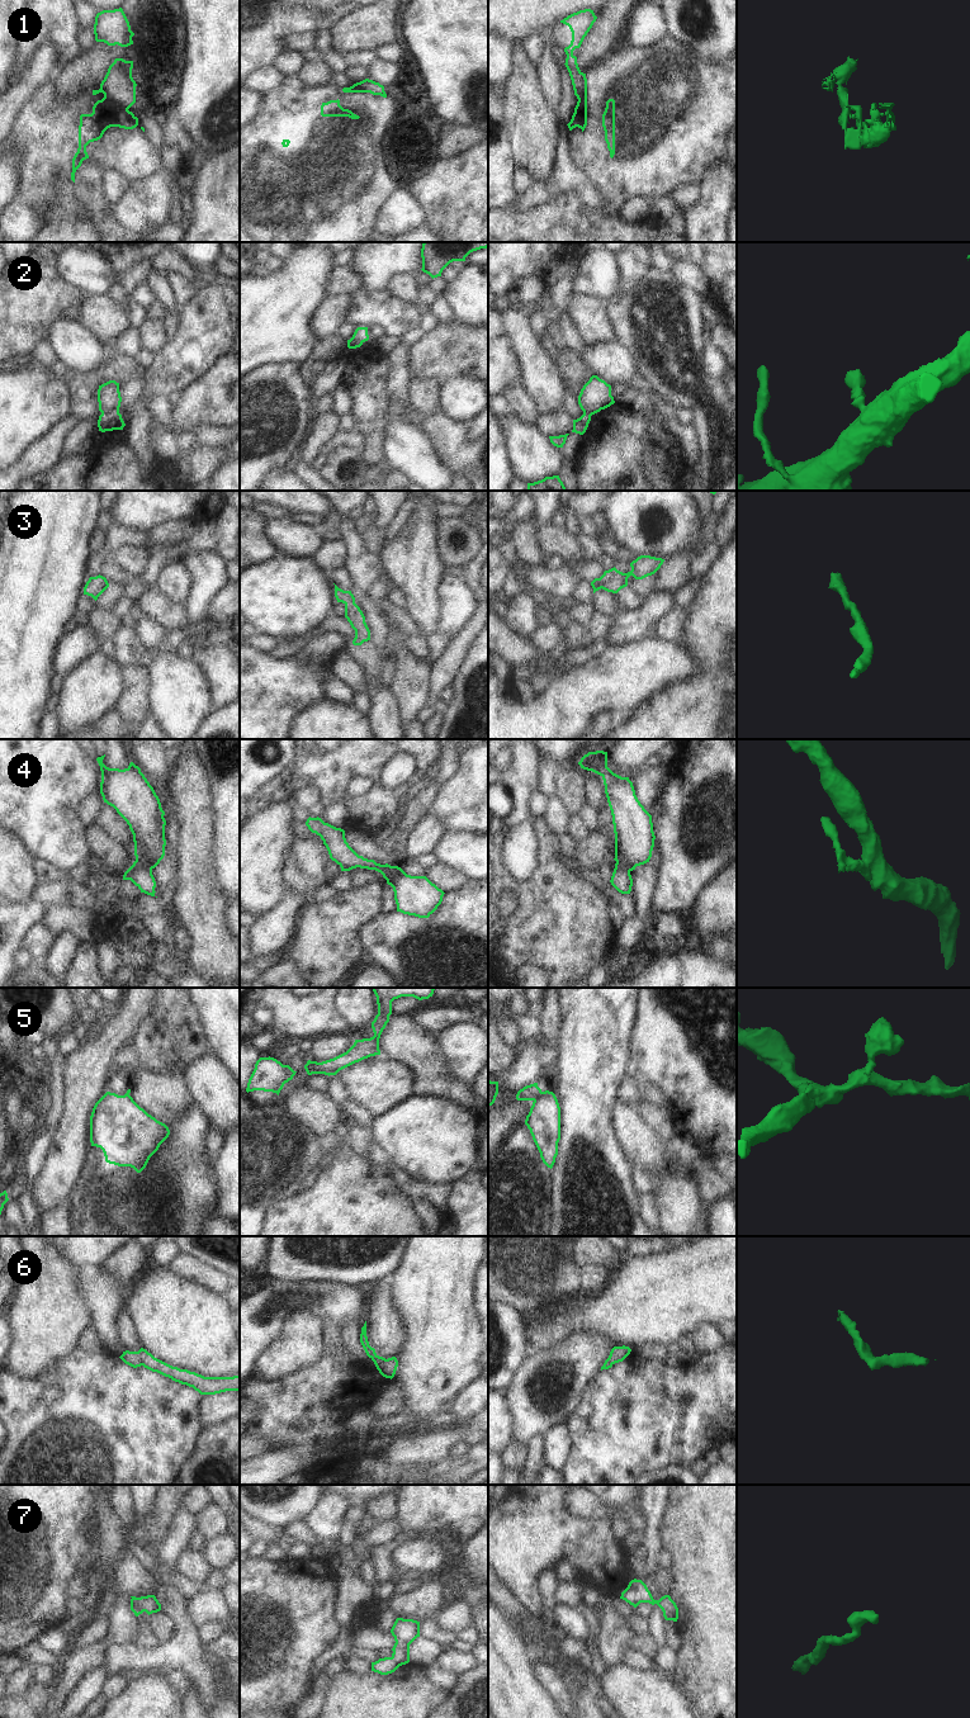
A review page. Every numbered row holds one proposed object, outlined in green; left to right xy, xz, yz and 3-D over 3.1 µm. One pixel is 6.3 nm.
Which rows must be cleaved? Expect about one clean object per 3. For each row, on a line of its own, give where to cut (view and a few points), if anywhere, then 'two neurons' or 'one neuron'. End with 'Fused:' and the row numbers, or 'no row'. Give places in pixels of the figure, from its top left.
1: cut yz (585, 76), (585, 94), (578, 100); two neurons
2: cut xy (118, 410), (102, 413); two neurons
3: cut none; one neuron
4: cut xz (400, 867), (396, 874), (386, 879); two neurons
5: cut yz (553, 1093), (545, 1093), (533, 1099); two neurons
6: cut none; one neuron
7: cut none; one neuron
Fused: 1, 2, 4, 5

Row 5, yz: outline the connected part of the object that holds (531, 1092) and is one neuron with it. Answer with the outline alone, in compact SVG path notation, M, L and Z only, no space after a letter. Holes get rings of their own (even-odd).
M534 1083L520 1089L516 1094L516 1099L517 1101L534 1101L545 1094L553 1094L553 1092L549 1092L549 1090L543 1092L538 1087L538 1083Z

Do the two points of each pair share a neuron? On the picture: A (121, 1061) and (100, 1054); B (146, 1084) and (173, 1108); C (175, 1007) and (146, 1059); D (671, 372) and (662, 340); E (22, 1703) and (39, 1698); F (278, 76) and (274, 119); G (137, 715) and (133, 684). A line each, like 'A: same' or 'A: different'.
A: different
B: same
C: same
D: same
E: same
F: different
G: same

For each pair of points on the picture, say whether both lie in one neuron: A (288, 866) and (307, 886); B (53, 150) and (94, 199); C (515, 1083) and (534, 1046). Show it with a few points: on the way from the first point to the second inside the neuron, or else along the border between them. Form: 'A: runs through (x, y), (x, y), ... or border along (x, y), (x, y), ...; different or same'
A: runs through (292, 871), (302, 881); same
B: border along (89, 157), (75, 173), (75, 190), (84, 204); different
C: runs through (520, 1074), (528, 1066), (528, 1055); same

